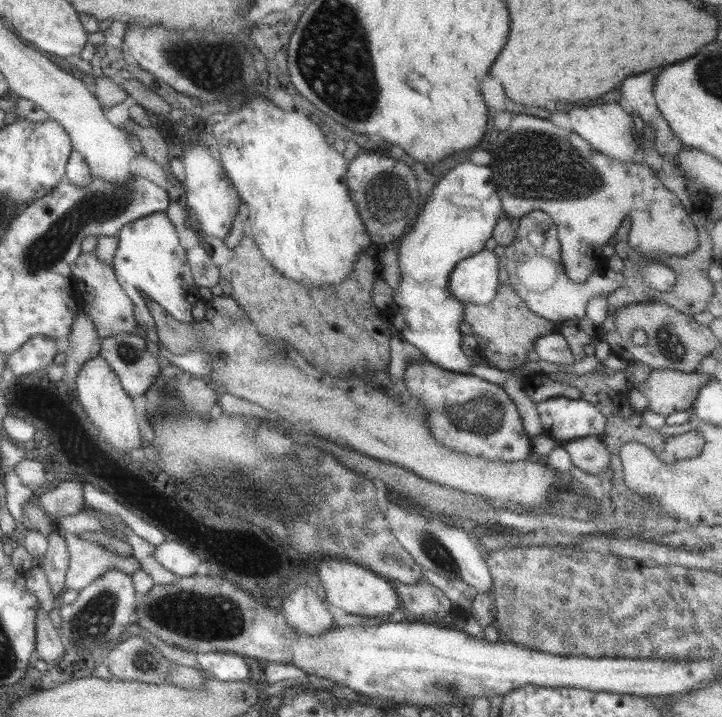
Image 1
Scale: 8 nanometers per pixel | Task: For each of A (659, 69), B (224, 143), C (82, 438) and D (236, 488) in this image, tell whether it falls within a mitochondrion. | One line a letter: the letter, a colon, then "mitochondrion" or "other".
A: other
B: other
C: other
D: mitochondrion

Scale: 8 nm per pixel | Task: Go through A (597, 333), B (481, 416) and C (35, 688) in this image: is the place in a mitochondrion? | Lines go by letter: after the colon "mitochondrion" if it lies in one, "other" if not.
A: other
B: mitochondrion
C: other

